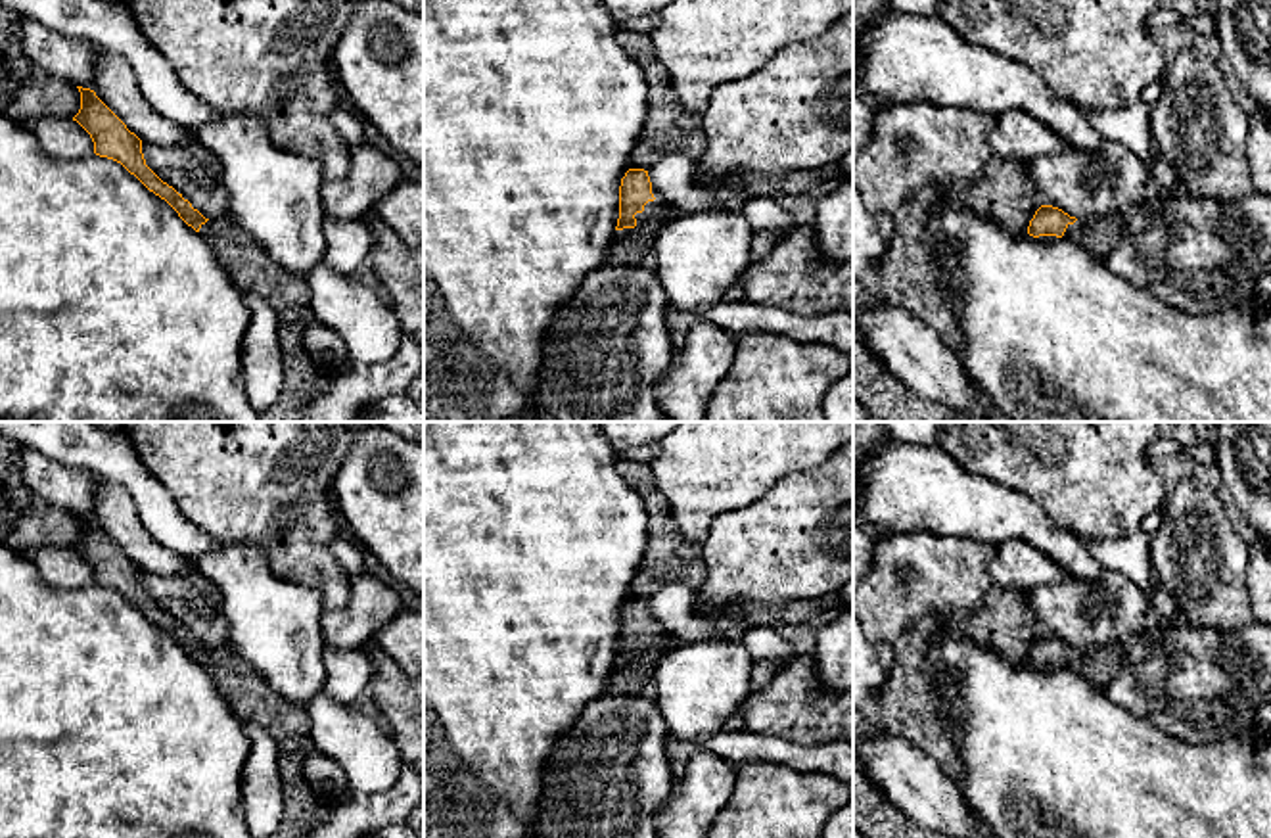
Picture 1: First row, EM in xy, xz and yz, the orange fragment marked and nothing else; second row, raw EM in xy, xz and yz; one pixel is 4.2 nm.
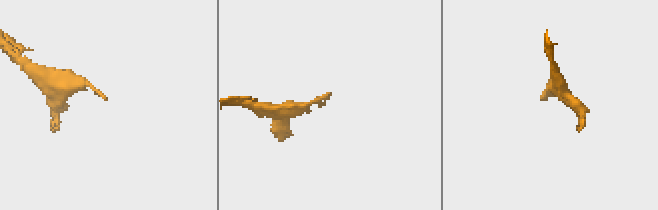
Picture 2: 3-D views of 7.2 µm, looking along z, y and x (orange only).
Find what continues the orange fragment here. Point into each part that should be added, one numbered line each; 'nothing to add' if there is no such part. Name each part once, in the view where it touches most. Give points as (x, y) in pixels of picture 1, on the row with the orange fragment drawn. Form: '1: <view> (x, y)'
1: xz (629, 246)

